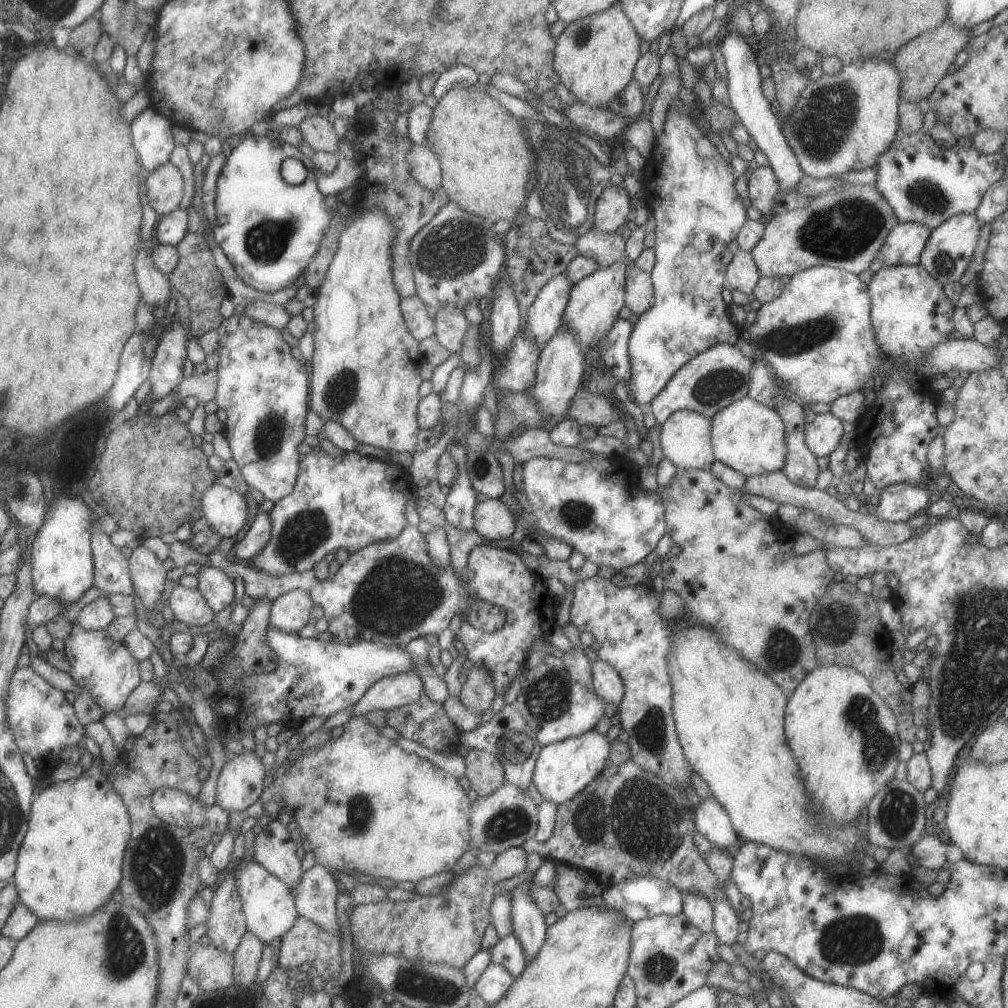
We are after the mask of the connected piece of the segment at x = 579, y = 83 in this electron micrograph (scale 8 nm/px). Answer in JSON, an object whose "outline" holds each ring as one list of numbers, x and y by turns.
{"outline":[[619,2,607,10,595,12,566,24,554,47,551,65,560,83,578,103,607,109,611,101,632,79,639,56,641,40]]}

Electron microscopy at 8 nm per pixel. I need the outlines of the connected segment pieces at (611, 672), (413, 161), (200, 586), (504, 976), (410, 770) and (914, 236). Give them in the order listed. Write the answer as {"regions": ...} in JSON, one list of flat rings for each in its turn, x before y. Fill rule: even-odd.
{"regions":[[[597,659,590,662,591,682,596,696,601,698,608,706,609,713,613,716,623,698,623,684,617,672,607,662]],[[411,144,406,155,411,178,427,190,437,190,441,183,439,160,427,145]],[[201,566,197,572,197,590,213,613,235,603,234,585,222,569]],[[490,963,477,978,473,986,473,991,478,995,485,1004,491,1006,491,1004,497,1004,499,998,503,998,511,982,514,982,515,978,496,963]],[[353,715,342,727,339,738,330,739,325,746,305,752,289,768,285,766,285,763,286,761,273,770,273,780,265,786,263,793,259,796,258,802,261,803,263,815,268,816,270,820,274,820,277,819,279,813,288,812,299,829,299,835,303,836,305,840,308,839,311,852,315,857,315,863,321,864,325,870,329,870,331,875,335,872,344,872,347,875,354,875,366,880,388,878,395,881,395,883,408,881,416,884,422,878,450,871,457,860,470,848,469,814,472,803,469,802,466,792,459,786,457,780,447,772,433,766,429,760,407,753,403,748,399,748,395,742,379,734,379,729,371,726,363,715]],[[898,222,882,243,868,270,877,272,883,266,915,265,931,235,931,230,917,222]]]}

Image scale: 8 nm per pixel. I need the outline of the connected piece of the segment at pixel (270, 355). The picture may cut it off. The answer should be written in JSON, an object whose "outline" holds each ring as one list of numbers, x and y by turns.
{"outline":[[245,314,232,315,222,320,216,329,218,335,219,364,215,370,215,404,226,416,222,433,229,443,232,460,237,464,245,484,260,492,267,500,277,502,293,492,299,474,299,458,296,448,305,438,304,421,309,402,309,378,305,366,293,358,290,347,283,340,282,331,261,322,251,320]]}

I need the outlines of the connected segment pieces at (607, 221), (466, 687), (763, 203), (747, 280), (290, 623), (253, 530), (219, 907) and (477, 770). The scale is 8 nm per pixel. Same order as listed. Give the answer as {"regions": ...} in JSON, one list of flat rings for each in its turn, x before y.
{"regions":[[[606,187,595,202,591,228,603,234,620,231,629,210,629,200,630,196,623,187]],[[469,664,469,666,469,670,465,672,467,678,462,684,458,698,465,708,477,714,483,714,489,711,491,702,496,696,493,680,483,666,475,666,475,664]],[[769,166,755,168,748,181,749,199,751,207,763,215,772,215,771,204,775,202,777,192,777,178]],[[743,250,735,252,733,259,726,266,725,285,749,295,760,278,750,252,743,252]],[[291,590,277,596,270,609,270,624,273,628,289,634,298,634,311,616,314,603,303,590]],[[259,510,245,536,233,546,233,551,229,553,229,558,234,560,251,560,261,548,267,546,269,538,271,538,269,514]],[[232,872,213,890,206,923,208,945,234,955,241,936,246,932,246,924]],[[470,749,464,754,462,760,470,789,478,797,492,794,506,782,502,760,498,756,483,750]]]}

